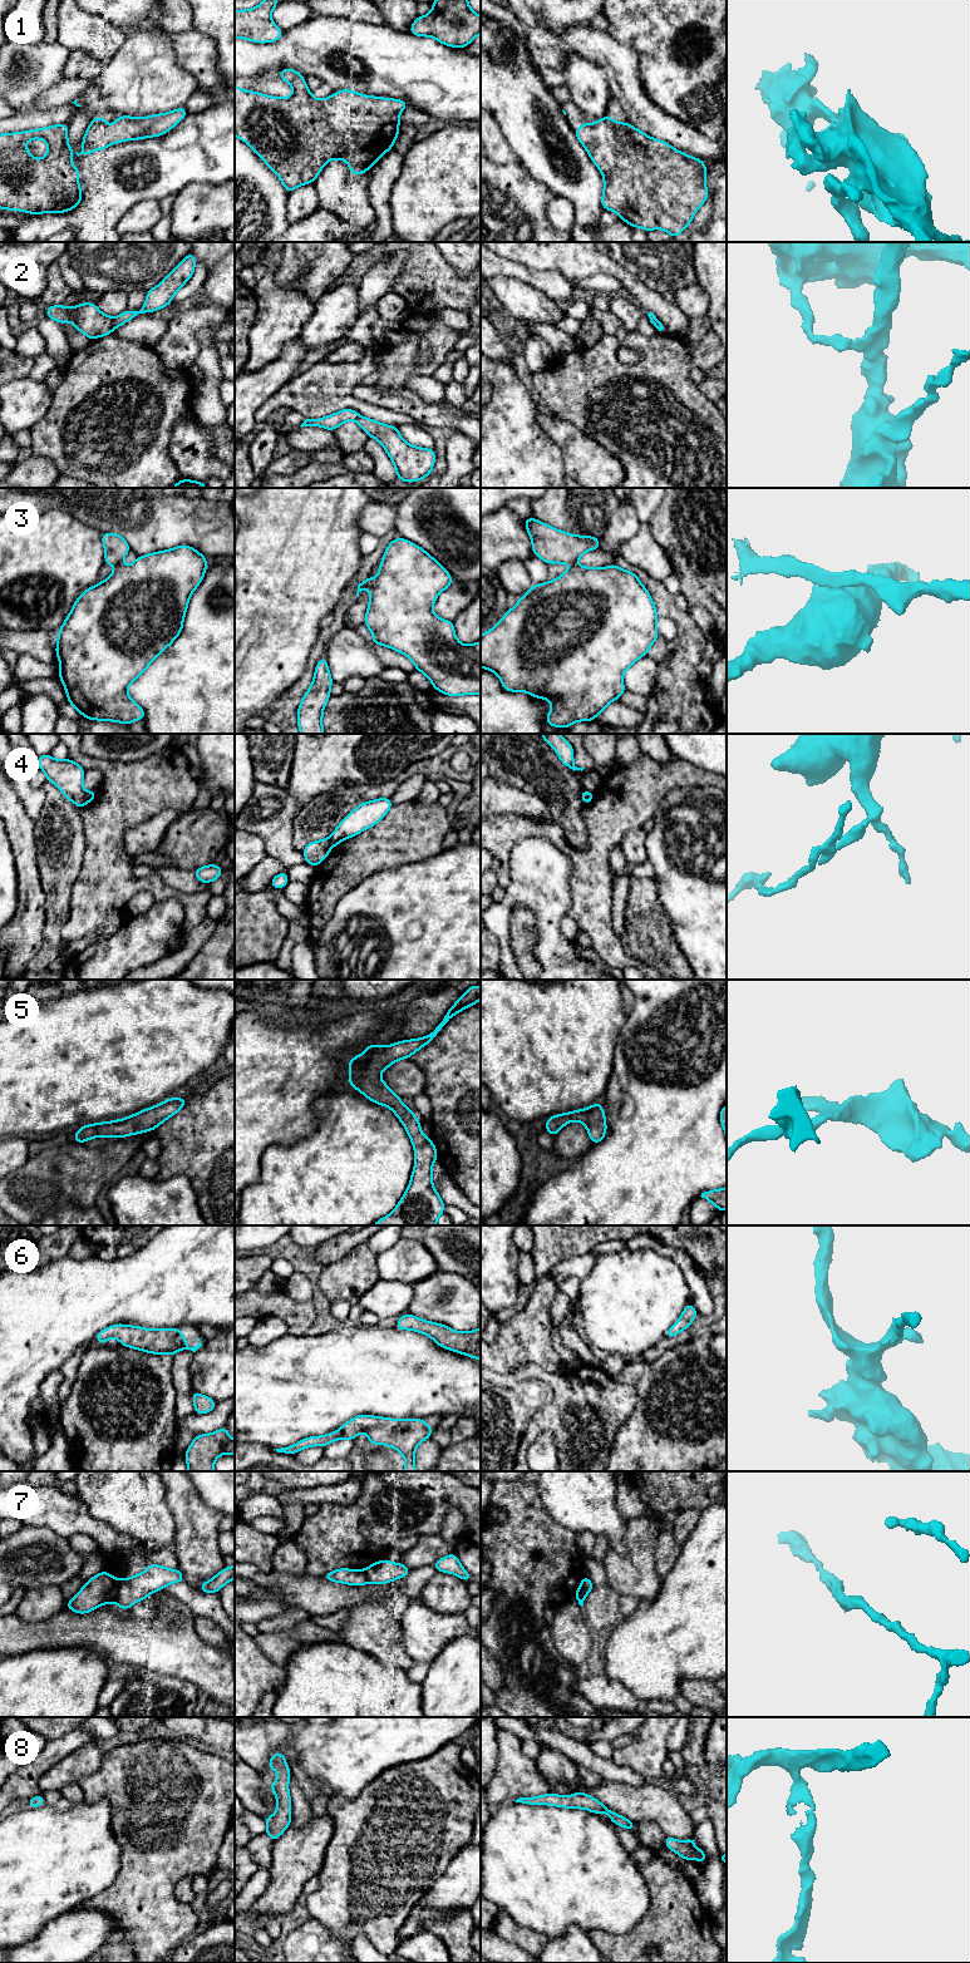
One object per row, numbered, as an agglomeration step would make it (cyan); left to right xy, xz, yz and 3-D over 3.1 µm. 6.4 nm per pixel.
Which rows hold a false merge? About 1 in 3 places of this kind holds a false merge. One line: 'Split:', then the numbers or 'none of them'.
Split: 2, 3, 4, 7

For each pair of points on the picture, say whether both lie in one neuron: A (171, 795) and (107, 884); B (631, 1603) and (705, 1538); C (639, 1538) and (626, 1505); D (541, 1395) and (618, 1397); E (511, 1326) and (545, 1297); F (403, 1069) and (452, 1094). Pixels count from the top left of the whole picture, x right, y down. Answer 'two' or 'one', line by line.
A: one
B: two
C: two
D: two
E: one
F: two

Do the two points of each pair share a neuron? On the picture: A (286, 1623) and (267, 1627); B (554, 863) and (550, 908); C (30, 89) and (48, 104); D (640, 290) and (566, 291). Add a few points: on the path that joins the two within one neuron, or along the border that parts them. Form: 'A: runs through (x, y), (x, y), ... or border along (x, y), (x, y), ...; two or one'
A: runs through (281, 1623), (272, 1624); one
B: runs through (550, 874), (550, 897); one
C: border along (63, 78), (38, 99), (34, 111); two
D: border along (545, 270), (559, 271), (571, 284); two

